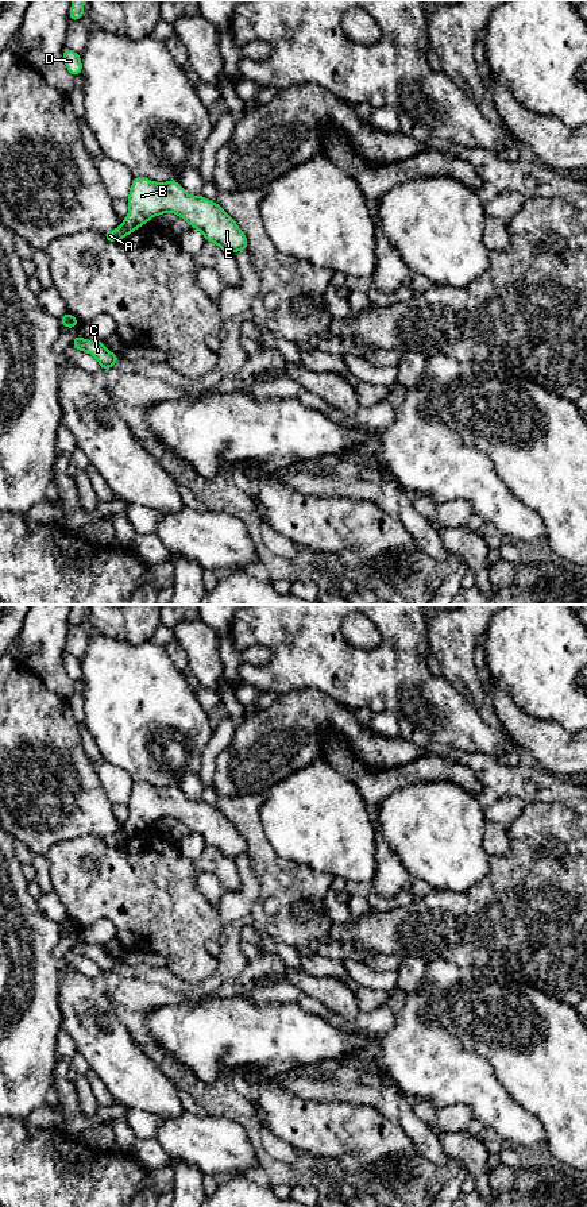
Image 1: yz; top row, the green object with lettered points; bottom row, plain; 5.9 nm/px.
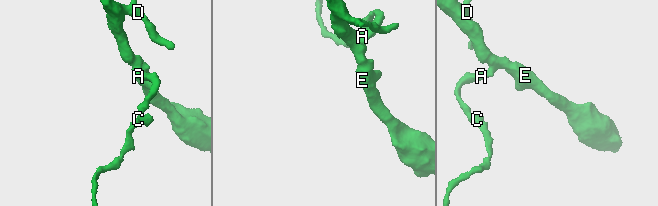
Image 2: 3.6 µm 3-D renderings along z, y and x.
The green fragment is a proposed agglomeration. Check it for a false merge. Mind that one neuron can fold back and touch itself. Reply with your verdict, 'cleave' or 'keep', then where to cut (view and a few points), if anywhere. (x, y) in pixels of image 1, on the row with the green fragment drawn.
cleave; cut yz (120, 227), (124, 235)

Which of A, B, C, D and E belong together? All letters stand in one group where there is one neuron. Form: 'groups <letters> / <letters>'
groups A C / B D E

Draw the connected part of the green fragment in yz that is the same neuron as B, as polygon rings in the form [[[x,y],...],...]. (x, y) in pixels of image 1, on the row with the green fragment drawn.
[[[134,177],[127,200],[130,211],[121,221],[124,236],[154,216],[173,212],[224,252],[248,251],[248,240],[236,221],[217,203],[202,194],[189,196],[178,181],[154,182],[146,177]]]

